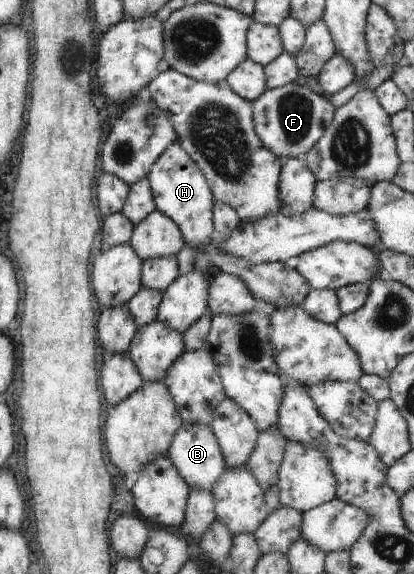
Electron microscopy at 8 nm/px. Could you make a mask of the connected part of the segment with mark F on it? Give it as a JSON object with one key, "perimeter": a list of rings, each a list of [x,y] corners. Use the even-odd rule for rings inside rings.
{"perimeter":[[[301,80],[279,88],[265,89],[252,102],[251,108],[256,137],[266,150],[281,160],[304,158],[330,125],[334,110],[327,96],[319,92],[313,83]]]}

